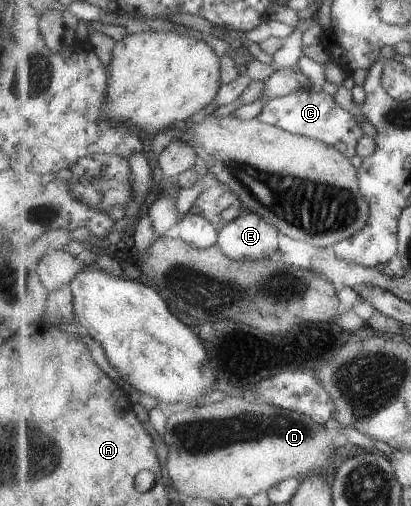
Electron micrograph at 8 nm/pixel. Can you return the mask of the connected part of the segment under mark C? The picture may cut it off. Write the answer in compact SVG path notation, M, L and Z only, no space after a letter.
M326 86L324 90L315 93L310 90L299 90L291 95L279 97L267 102L264 110L264 121L269 125L282 127L284 130L291 133L312 137L327 145L337 148L343 152L347 157L357 155L357 146L359 140L363 138L365 132L359 126L357 117L353 116L351 112L343 110L335 98L332 88Z

